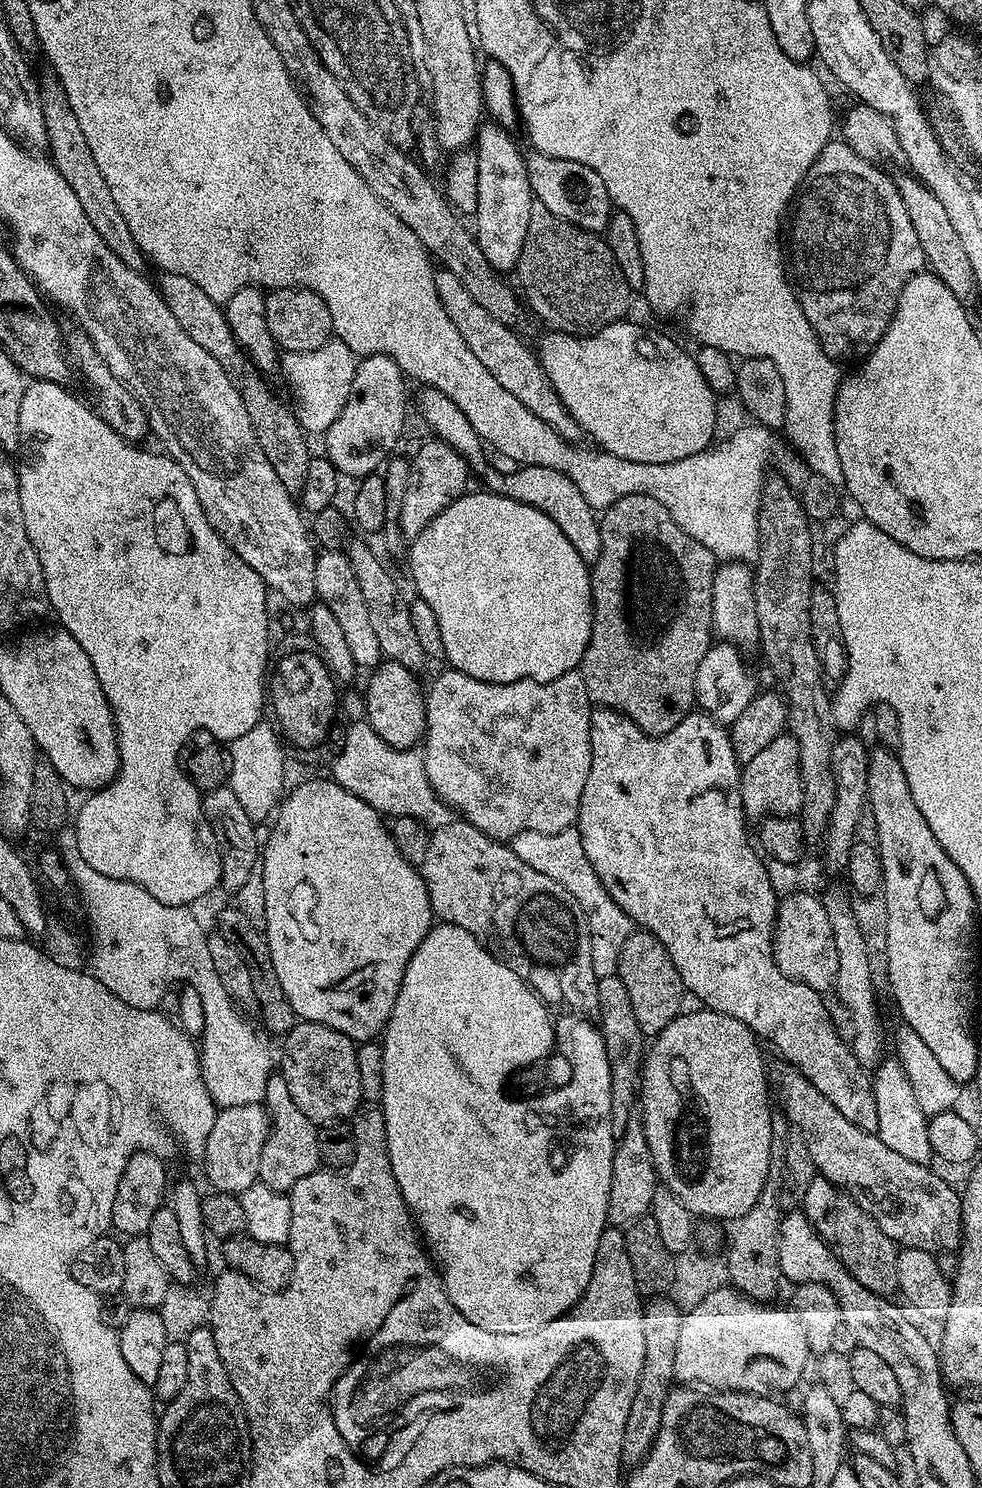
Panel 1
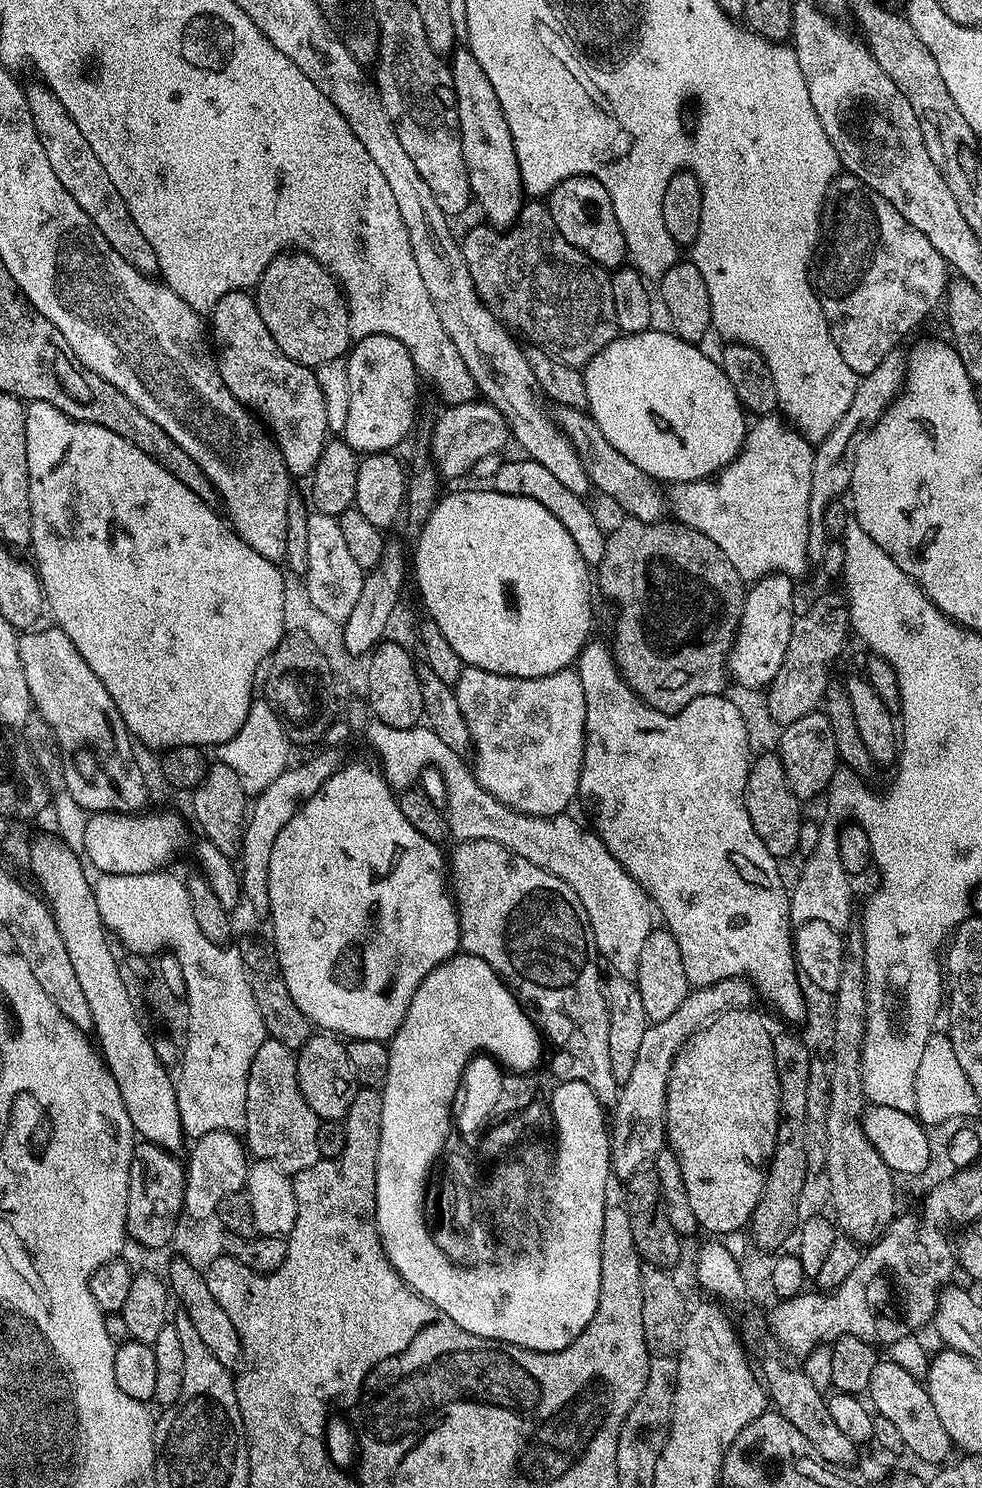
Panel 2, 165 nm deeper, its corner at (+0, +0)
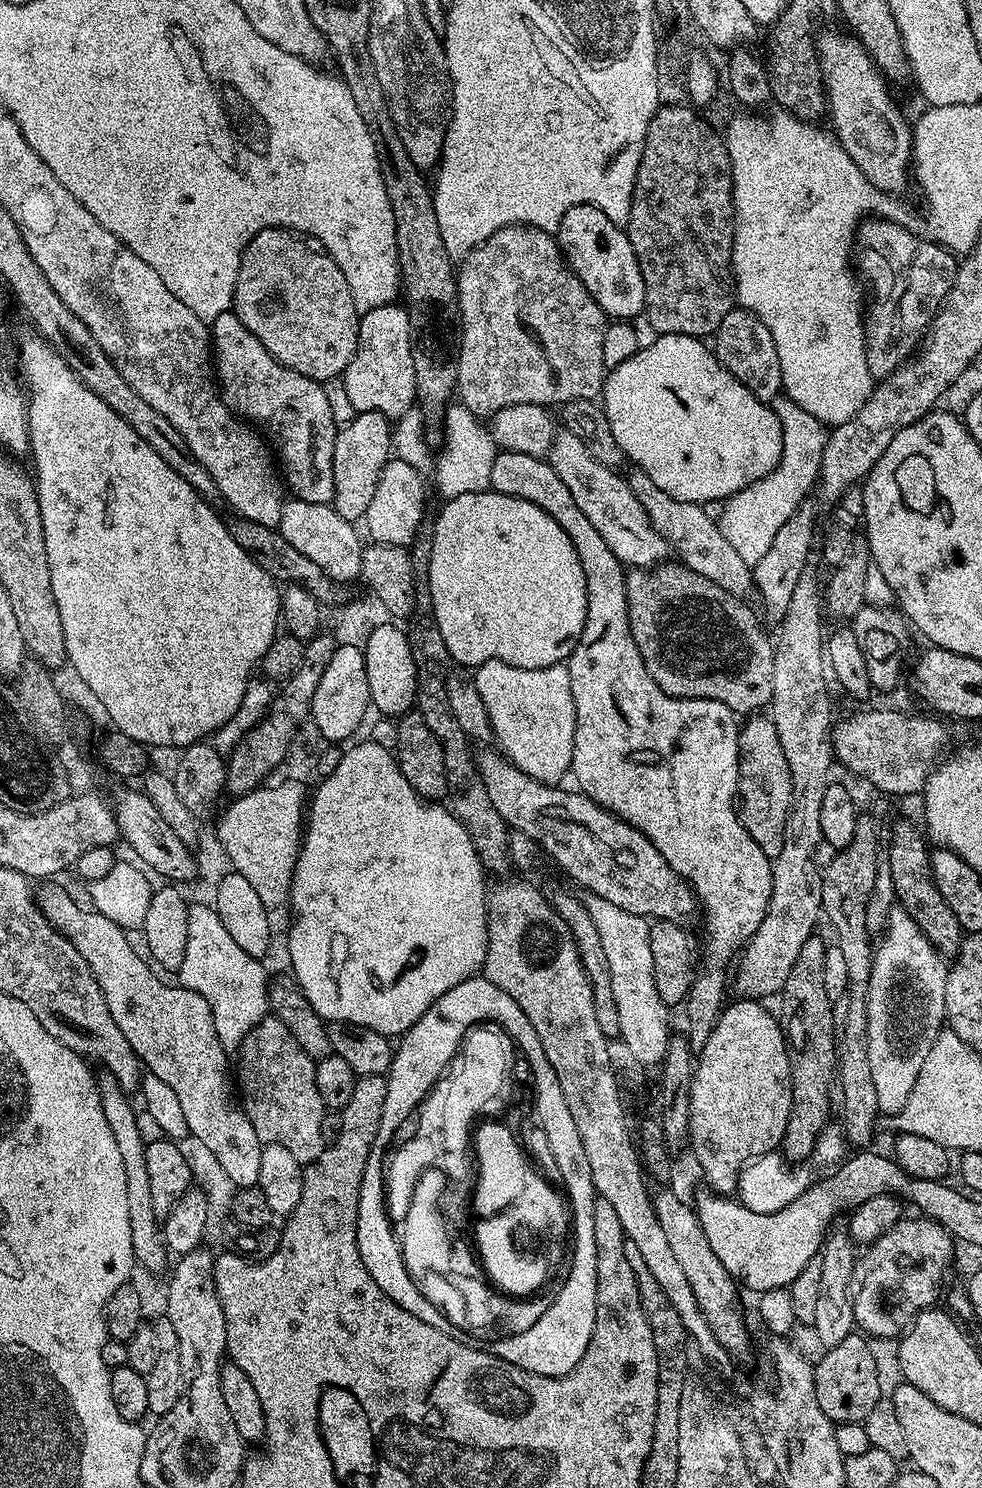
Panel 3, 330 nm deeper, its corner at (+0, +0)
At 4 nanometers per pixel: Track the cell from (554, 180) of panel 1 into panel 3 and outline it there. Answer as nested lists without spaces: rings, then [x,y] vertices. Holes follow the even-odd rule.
[[[579,204],[566,210],[558,229],[558,243],[572,273],[579,278],[582,286],[586,286],[586,290],[590,290],[594,302],[598,302],[605,317],[616,322],[628,322],[633,319],[631,316],[639,317],[643,313],[644,279],[642,270],[638,266],[638,258],[634,254],[634,246],[630,242],[627,231],[621,225],[610,222],[610,218],[606,218],[606,214],[598,210],[598,206]]]

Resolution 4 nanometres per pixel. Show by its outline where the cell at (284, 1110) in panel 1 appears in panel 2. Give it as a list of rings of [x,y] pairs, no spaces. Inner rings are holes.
[[[265,1038],[258,1054],[254,1054],[254,1062],[250,1062],[246,1082],[246,1126],[242,1136],[247,1151],[257,1160],[274,1162],[289,1174],[306,1170],[322,1159],[318,1154],[320,1121],[298,1086],[296,1052],[282,1046],[282,1042]]]

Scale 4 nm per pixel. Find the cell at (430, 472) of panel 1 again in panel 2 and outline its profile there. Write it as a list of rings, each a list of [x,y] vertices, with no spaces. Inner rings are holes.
[[[487,402],[471,404],[450,404],[436,420],[432,430],[430,455],[436,468],[445,481],[456,480],[475,469],[482,458],[503,453],[503,448],[510,444],[510,425],[497,408]]]

